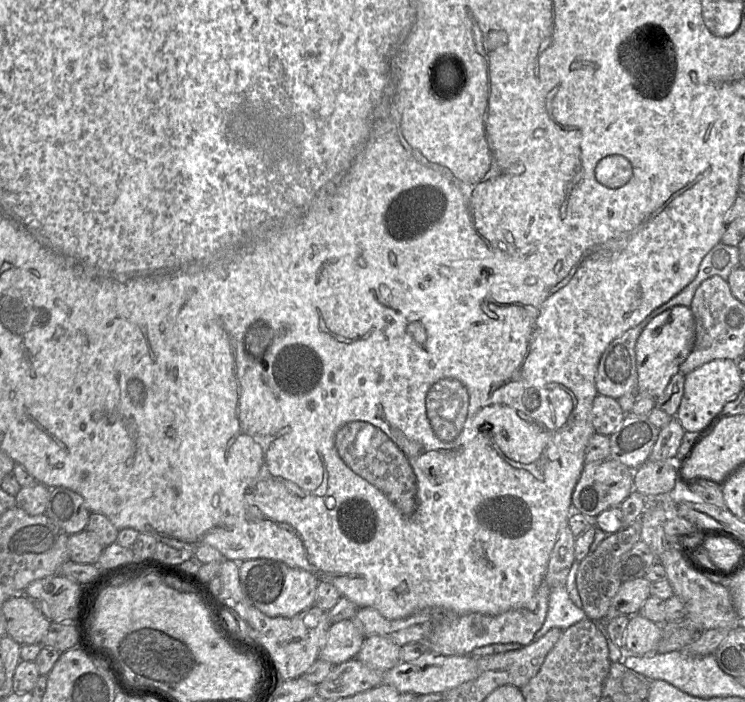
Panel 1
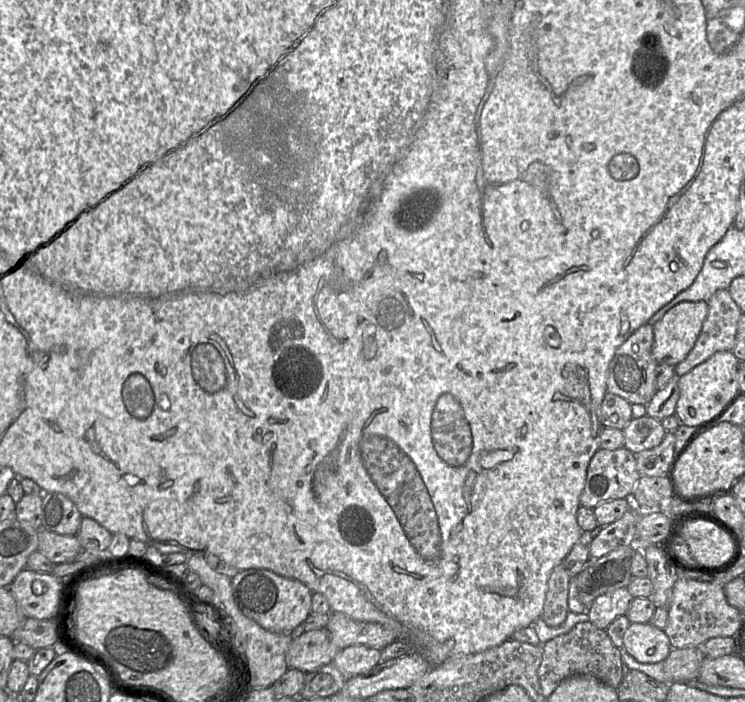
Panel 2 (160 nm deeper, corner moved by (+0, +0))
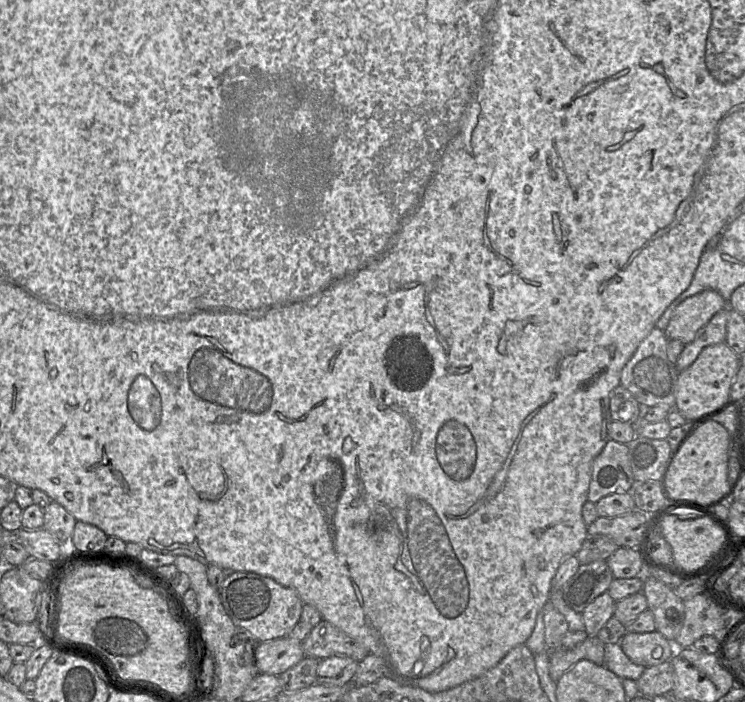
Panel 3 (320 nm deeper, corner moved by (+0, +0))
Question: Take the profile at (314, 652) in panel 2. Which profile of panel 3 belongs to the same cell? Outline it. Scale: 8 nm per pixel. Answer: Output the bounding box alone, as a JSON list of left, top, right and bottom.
[254,637,305,676]

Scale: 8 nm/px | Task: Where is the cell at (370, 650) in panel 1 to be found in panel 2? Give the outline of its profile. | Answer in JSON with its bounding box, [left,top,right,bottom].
[332,646,381,677]

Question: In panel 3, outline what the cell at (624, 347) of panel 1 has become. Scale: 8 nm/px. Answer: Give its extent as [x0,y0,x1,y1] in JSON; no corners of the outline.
[620,327,679,408]

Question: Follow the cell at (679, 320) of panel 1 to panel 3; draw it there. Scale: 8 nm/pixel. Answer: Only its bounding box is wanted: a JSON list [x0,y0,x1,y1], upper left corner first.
[665,290,728,344]

